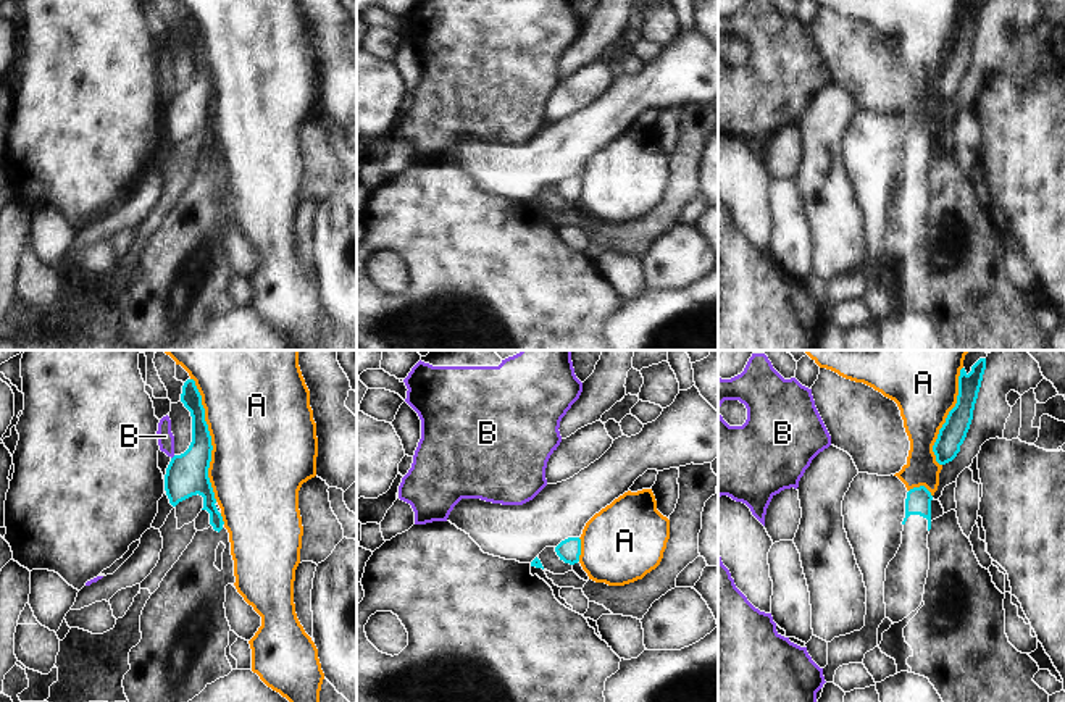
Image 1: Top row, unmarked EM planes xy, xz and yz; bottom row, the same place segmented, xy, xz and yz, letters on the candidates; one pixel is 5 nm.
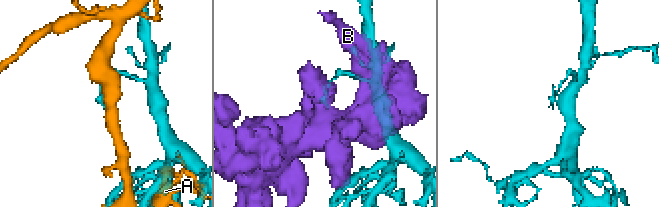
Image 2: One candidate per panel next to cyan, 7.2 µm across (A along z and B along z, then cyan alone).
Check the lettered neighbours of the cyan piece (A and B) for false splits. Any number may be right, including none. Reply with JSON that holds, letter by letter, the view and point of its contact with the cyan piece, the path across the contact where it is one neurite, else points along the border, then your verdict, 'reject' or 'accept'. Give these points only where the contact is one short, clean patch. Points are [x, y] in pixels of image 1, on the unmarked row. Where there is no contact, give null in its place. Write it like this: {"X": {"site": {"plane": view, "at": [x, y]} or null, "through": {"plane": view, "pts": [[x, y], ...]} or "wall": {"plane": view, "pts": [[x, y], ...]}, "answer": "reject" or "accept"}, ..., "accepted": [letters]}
{"A": {"site": {"plane": "xy", "at": [210, 78]}, "answer": "reject"}, "B": {"site": {"plane": "xy", "at": [173, 96]}, "wall": {"plane": "xy", "pts": [[175, 94], [171, 97]]}, "answer": "reject"}, "accepted": []}

